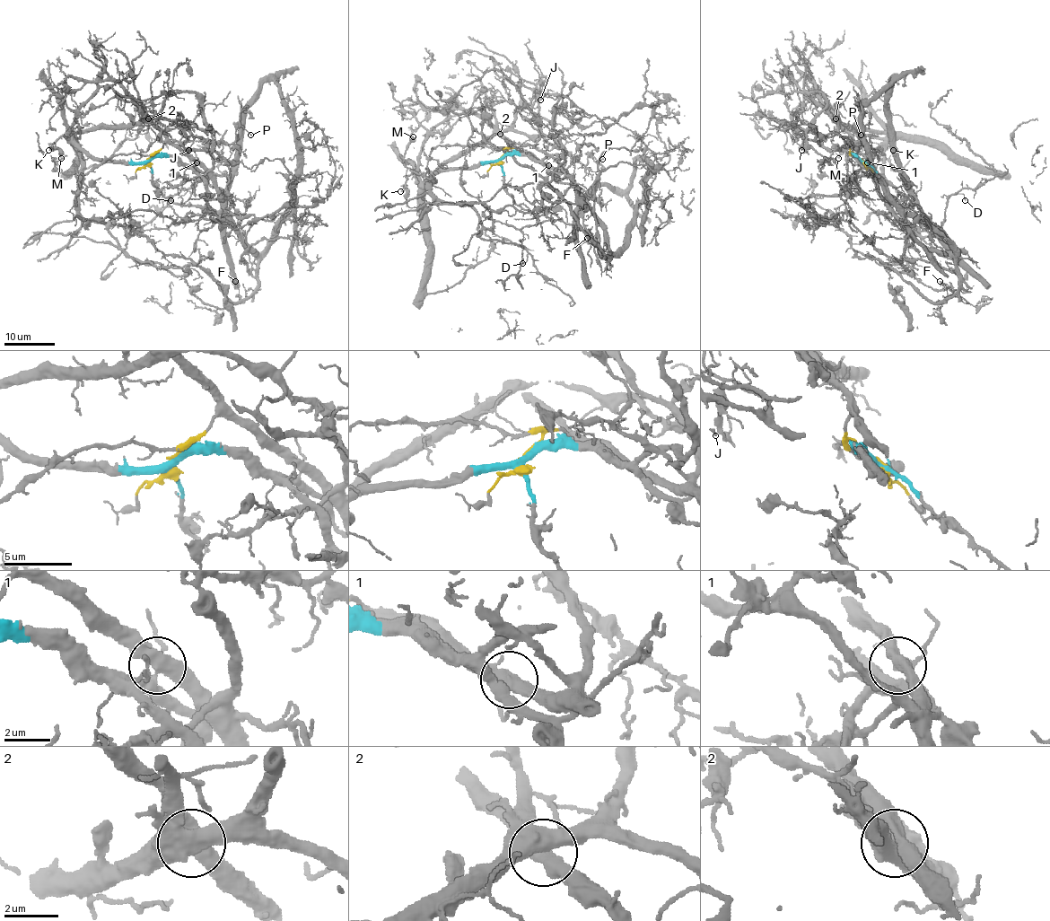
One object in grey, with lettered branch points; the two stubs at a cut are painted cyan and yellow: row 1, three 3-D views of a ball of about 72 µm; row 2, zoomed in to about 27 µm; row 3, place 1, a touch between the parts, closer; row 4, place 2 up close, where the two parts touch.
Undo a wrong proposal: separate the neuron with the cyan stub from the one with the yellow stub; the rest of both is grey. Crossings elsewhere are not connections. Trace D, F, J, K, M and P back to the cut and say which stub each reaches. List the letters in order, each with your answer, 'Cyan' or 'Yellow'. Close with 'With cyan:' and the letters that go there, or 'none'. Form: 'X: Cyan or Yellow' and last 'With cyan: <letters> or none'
D: Cyan
F: Yellow
J: Yellow
K: Cyan
M: Cyan
P: Cyan
With cyan: D, K, M, P

